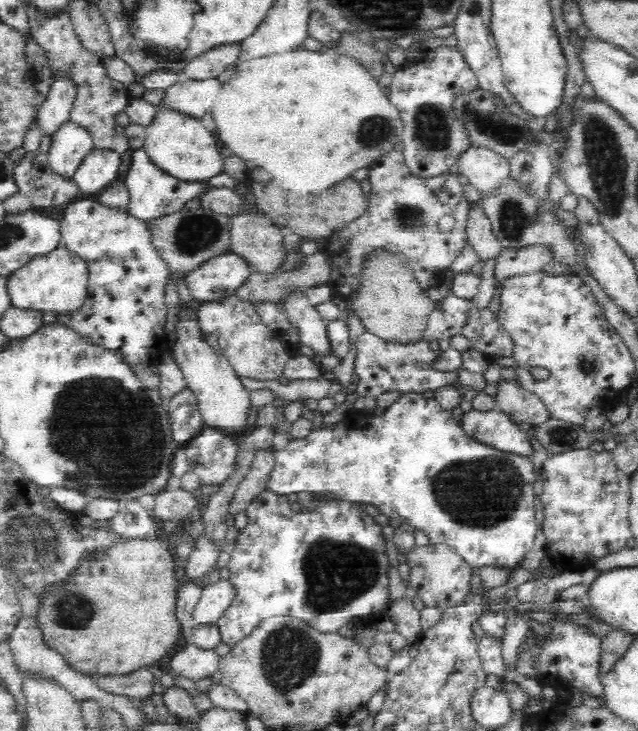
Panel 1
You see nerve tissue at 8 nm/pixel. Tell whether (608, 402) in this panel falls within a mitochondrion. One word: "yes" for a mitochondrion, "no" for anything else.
no

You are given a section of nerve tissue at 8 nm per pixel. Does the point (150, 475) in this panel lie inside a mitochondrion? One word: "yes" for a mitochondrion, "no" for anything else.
yes

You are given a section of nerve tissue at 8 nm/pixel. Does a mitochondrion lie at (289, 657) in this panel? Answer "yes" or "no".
yes

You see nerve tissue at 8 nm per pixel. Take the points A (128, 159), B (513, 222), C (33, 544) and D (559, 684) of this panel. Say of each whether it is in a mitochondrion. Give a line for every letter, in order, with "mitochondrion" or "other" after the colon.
A: other
B: mitochondrion
C: mitochondrion
D: other

